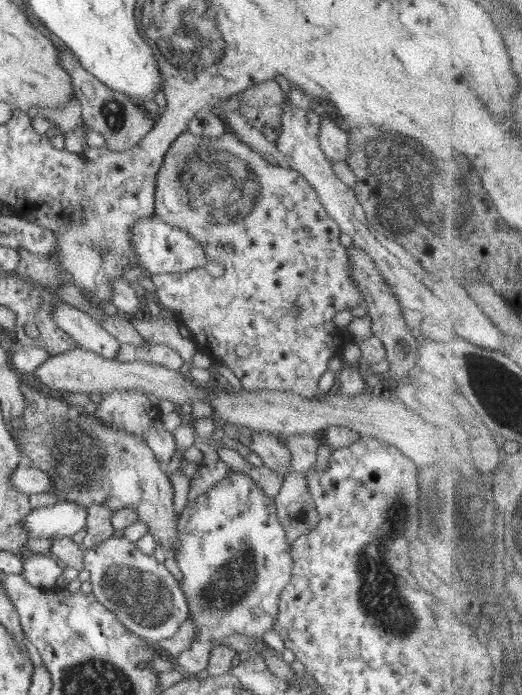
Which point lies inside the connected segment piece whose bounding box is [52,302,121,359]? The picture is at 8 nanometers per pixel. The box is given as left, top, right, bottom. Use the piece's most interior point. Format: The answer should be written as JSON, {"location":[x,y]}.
{"location":[86,331]}

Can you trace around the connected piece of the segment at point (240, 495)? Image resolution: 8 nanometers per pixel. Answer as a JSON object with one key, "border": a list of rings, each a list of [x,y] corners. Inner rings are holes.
{"border":[[[230,472],[208,492],[196,497],[194,503],[186,504],[177,518],[180,546],[175,559],[183,574],[183,594],[193,613],[190,619],[195,622],[199,634],[190,649],[176,658],[176,669],[187,676],[195,676],[207,669],[212,648],[209,636],[264,635],[273,628],[278,615],[278,598],[290,581],[294,560],[290,554],[291,544],[277,517],[275,498],[264,494],[254,480],[244,473]]]}

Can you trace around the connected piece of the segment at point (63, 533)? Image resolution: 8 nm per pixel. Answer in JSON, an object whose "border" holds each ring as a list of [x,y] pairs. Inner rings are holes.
{"border":[[[60,500],[55,505],[30,510],[22,529],[29,538],[72,537],[86,526],[87,509],[82,505]]]}

